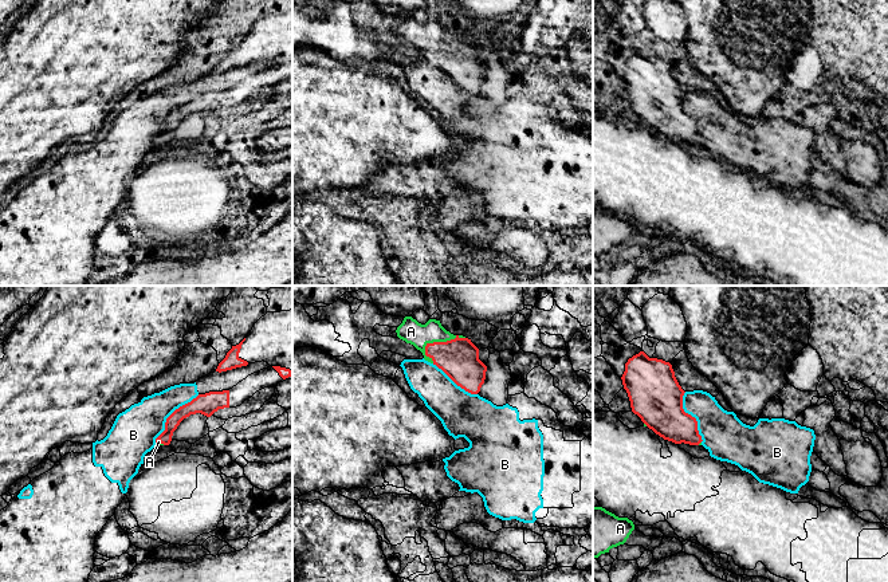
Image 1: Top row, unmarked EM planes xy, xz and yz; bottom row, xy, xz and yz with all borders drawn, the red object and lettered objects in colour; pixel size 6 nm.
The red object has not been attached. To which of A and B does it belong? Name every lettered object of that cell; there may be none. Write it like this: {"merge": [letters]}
{"merge": ["A"]}

